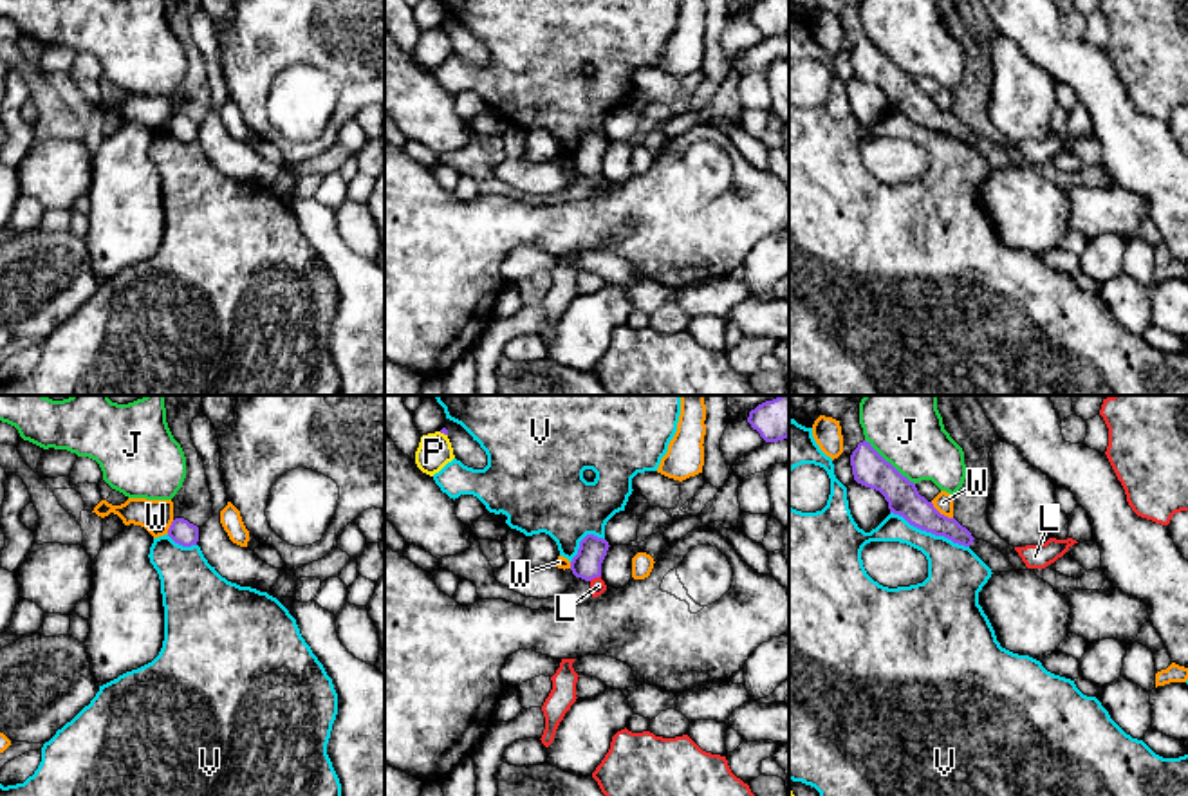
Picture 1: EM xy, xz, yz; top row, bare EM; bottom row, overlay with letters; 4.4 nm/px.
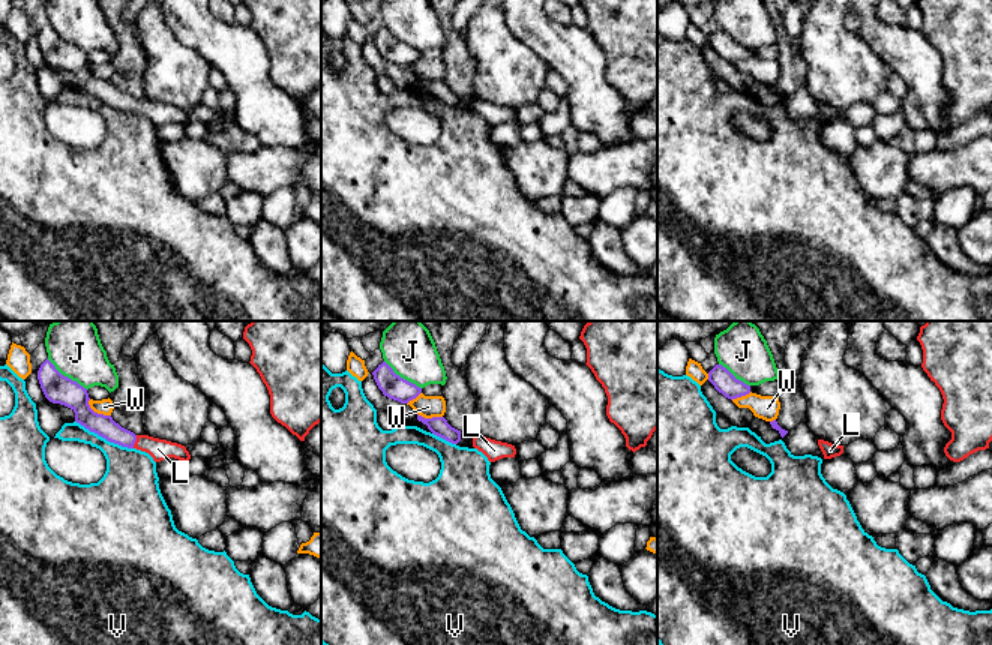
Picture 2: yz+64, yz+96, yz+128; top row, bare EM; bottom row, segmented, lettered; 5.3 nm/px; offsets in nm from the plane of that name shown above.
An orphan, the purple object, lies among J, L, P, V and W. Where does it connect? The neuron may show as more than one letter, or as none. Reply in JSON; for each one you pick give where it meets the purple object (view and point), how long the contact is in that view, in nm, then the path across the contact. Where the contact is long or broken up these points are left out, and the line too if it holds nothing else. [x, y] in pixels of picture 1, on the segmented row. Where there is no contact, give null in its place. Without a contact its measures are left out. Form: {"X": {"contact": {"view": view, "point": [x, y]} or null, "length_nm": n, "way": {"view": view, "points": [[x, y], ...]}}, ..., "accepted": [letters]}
{"L": {"contact": {"view": "xz", "point": [594, 576]}, "length_nm": 60, "way": {"view": "xz", "points": [[587, 564], [594, 576], [598, 585]]}}, "accepted": ["L"]}

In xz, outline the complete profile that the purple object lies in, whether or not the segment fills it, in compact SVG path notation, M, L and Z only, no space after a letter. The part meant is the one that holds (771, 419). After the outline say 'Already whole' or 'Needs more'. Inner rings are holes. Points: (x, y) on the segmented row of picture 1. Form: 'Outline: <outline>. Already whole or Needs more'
Outline: M778 395L749 412L747 422L766 442L789 437L789 395Z. Already whole

